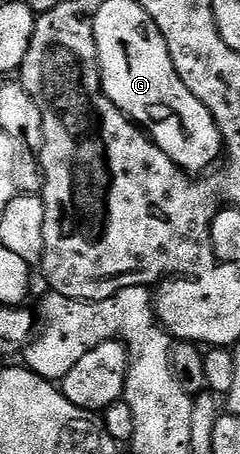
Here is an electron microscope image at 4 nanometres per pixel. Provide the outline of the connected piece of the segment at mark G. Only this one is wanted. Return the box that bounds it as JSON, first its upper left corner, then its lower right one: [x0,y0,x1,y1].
[94,22,224,176]

